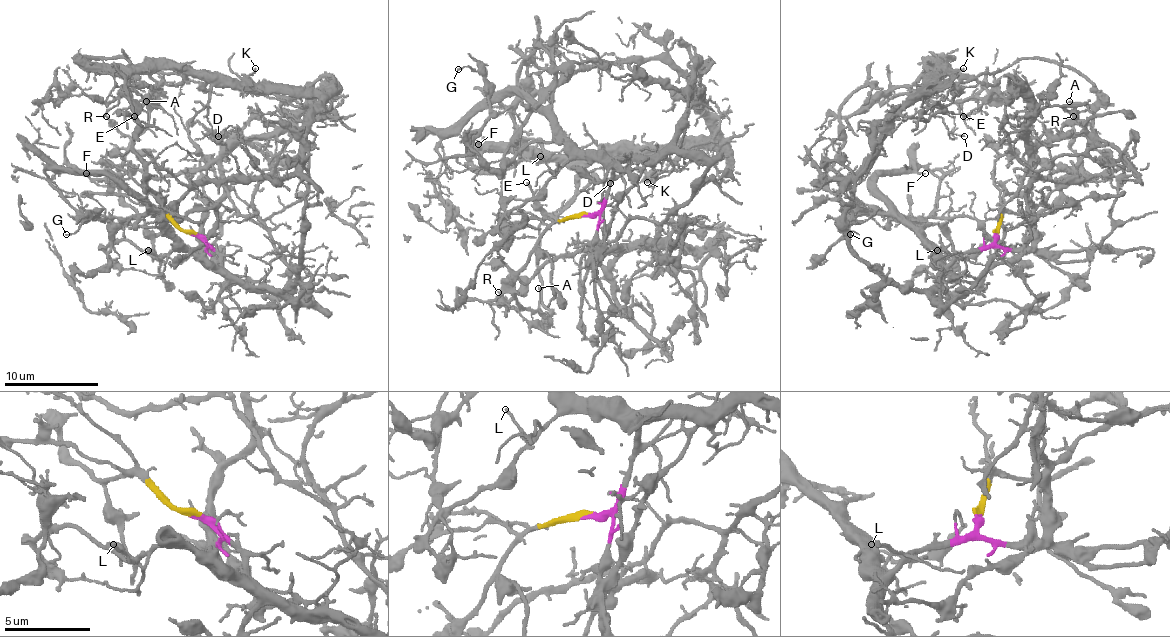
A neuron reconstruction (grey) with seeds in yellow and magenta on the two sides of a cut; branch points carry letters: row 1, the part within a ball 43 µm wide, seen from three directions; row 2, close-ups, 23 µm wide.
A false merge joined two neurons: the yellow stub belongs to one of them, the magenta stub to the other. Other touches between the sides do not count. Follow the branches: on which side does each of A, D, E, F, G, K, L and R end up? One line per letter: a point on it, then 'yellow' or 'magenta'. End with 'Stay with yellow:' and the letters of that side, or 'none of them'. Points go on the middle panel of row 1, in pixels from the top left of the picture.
A: (538, 288) | yellow
D: (610, 183) | yellow
E: (526, 182) | yellow
F: (478, 144) | magenta
G: (458, 69) | magenta
K: (647, 182) | yellow
L: (540, 156) | magenta
R: (498, 292) | yellow
Stay with yellow: A, D, E, K, R

